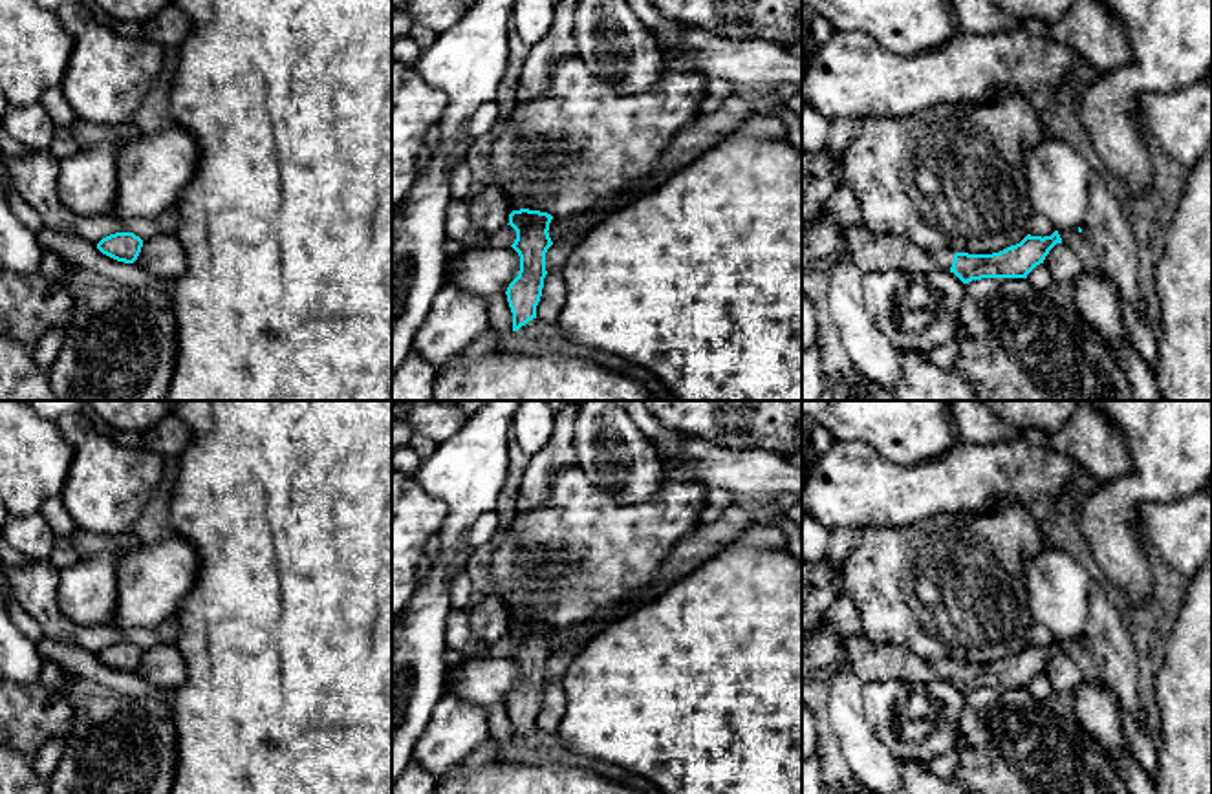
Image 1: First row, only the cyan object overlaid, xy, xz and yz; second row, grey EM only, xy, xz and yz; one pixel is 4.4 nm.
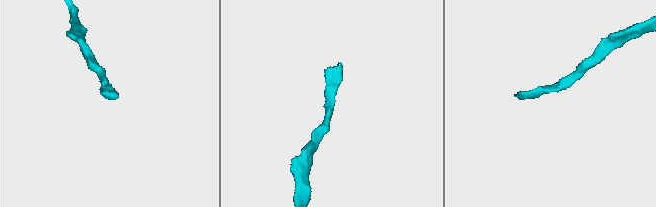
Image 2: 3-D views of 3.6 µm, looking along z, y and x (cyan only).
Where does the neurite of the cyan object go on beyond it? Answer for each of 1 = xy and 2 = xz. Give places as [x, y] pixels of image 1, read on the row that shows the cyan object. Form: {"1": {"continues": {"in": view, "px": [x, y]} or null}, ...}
{"1": {"continues": null}, "2": {"continues": null}}

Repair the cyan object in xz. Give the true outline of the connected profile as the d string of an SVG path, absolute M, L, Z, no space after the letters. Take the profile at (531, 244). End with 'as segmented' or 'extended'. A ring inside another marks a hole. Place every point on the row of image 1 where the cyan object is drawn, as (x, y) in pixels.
M529 209L509 214L507 225L516 231L516 240L511 247L520 256L518 276L505 291L513 313L513 331L536 318L536 306L547 274L546 252L553 245L547 232L551 220L551 214Z; as segmented

